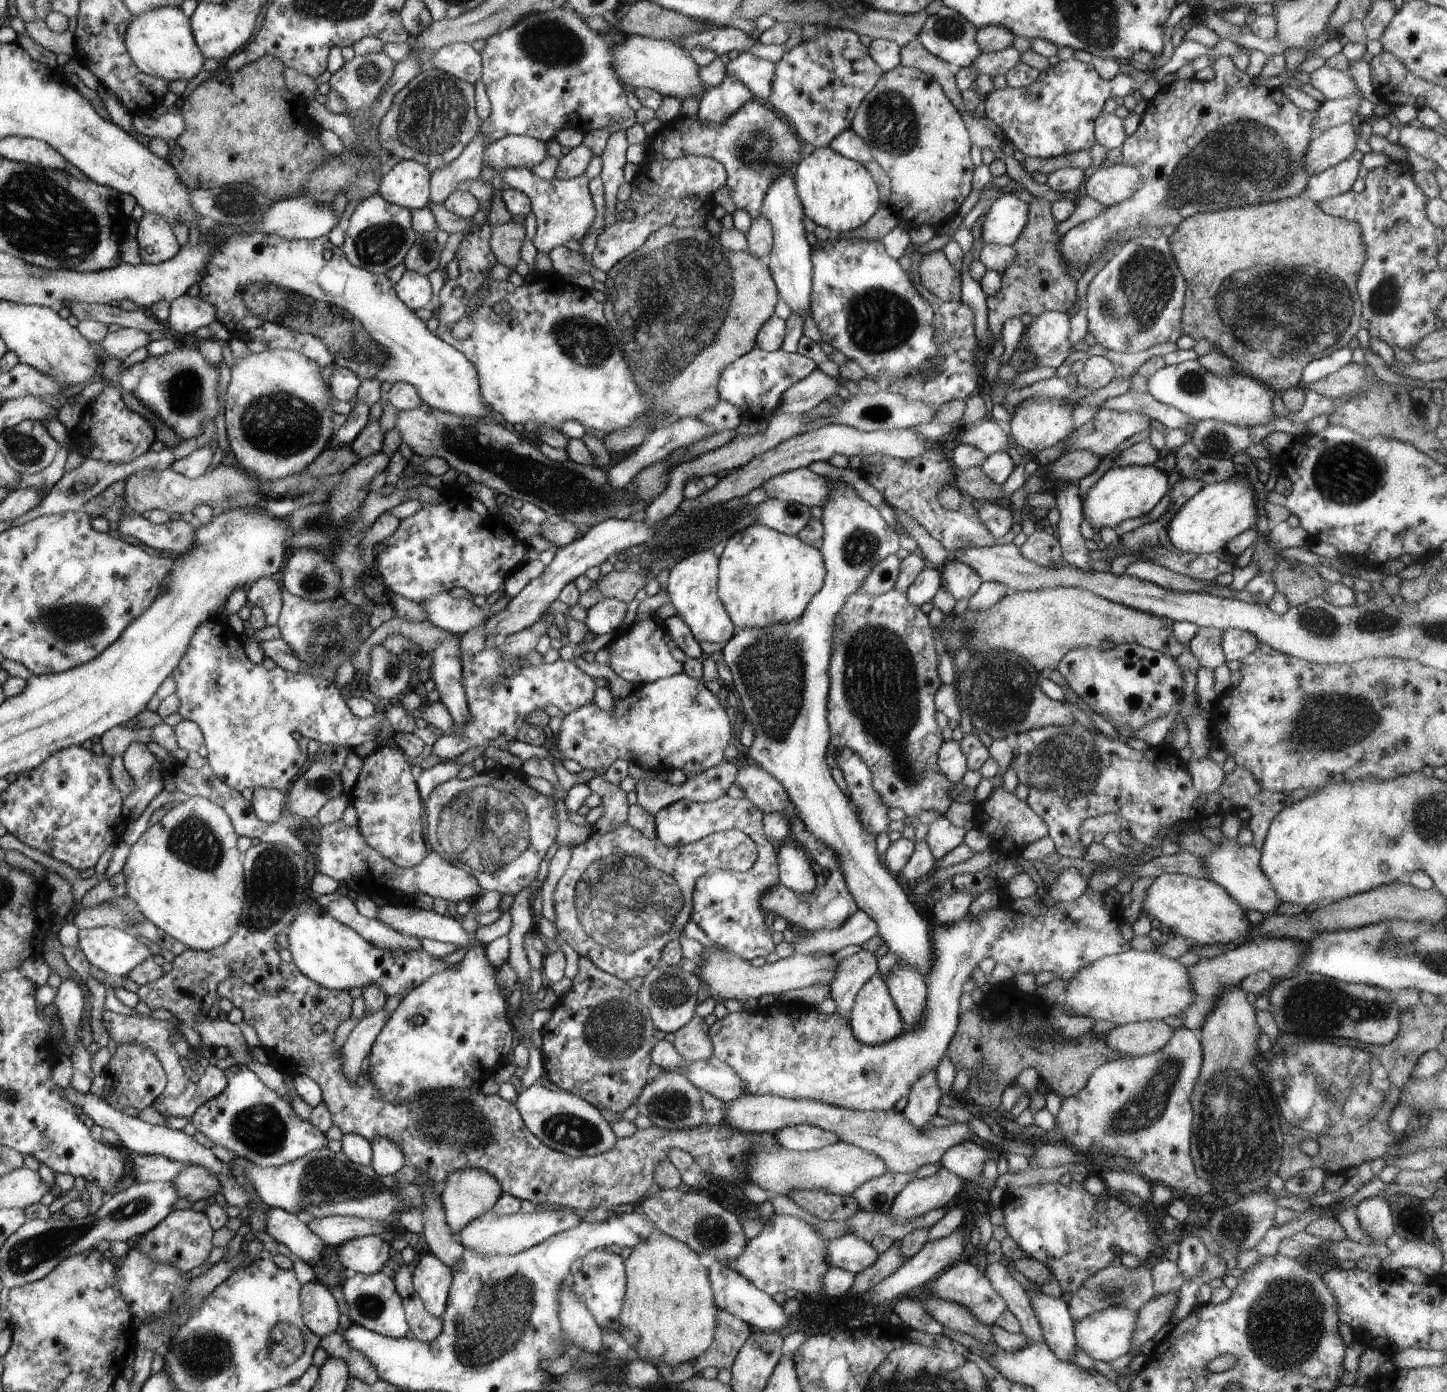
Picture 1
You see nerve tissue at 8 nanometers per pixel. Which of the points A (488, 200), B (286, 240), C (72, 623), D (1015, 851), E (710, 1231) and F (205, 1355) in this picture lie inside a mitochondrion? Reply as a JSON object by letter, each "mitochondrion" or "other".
{"A":"other","B":"other","C":"mitochondrion","D":"other","E":"mitochondrion","F":"mitochondrion"}

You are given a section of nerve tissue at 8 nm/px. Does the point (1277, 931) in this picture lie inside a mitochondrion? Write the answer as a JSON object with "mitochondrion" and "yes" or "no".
{"mitochondrion":"no"}

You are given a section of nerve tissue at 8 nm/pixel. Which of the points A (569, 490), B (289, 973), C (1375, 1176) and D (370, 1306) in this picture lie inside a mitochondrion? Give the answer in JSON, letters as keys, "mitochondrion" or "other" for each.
{"A":"mitochondrion","B":"other","C":"other","D":"mitochondrion"}

